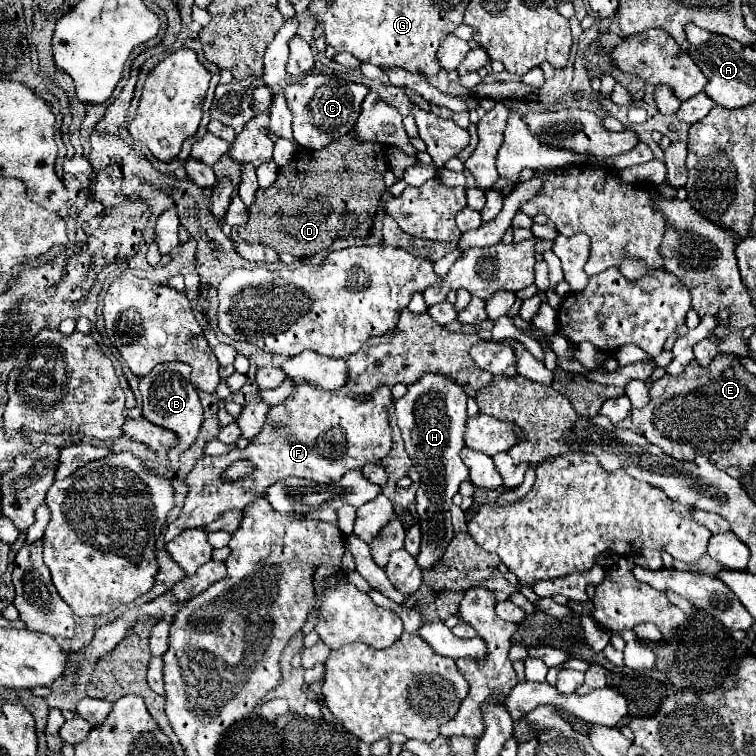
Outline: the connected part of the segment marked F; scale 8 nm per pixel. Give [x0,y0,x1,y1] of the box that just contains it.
[164,385,394,543]

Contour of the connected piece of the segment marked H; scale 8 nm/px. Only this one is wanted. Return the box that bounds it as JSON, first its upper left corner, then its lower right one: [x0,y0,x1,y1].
[394,375,470,569]

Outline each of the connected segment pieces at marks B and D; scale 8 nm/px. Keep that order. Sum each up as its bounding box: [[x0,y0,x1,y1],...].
[[140,363,204,470],[238,131,386,259]]

